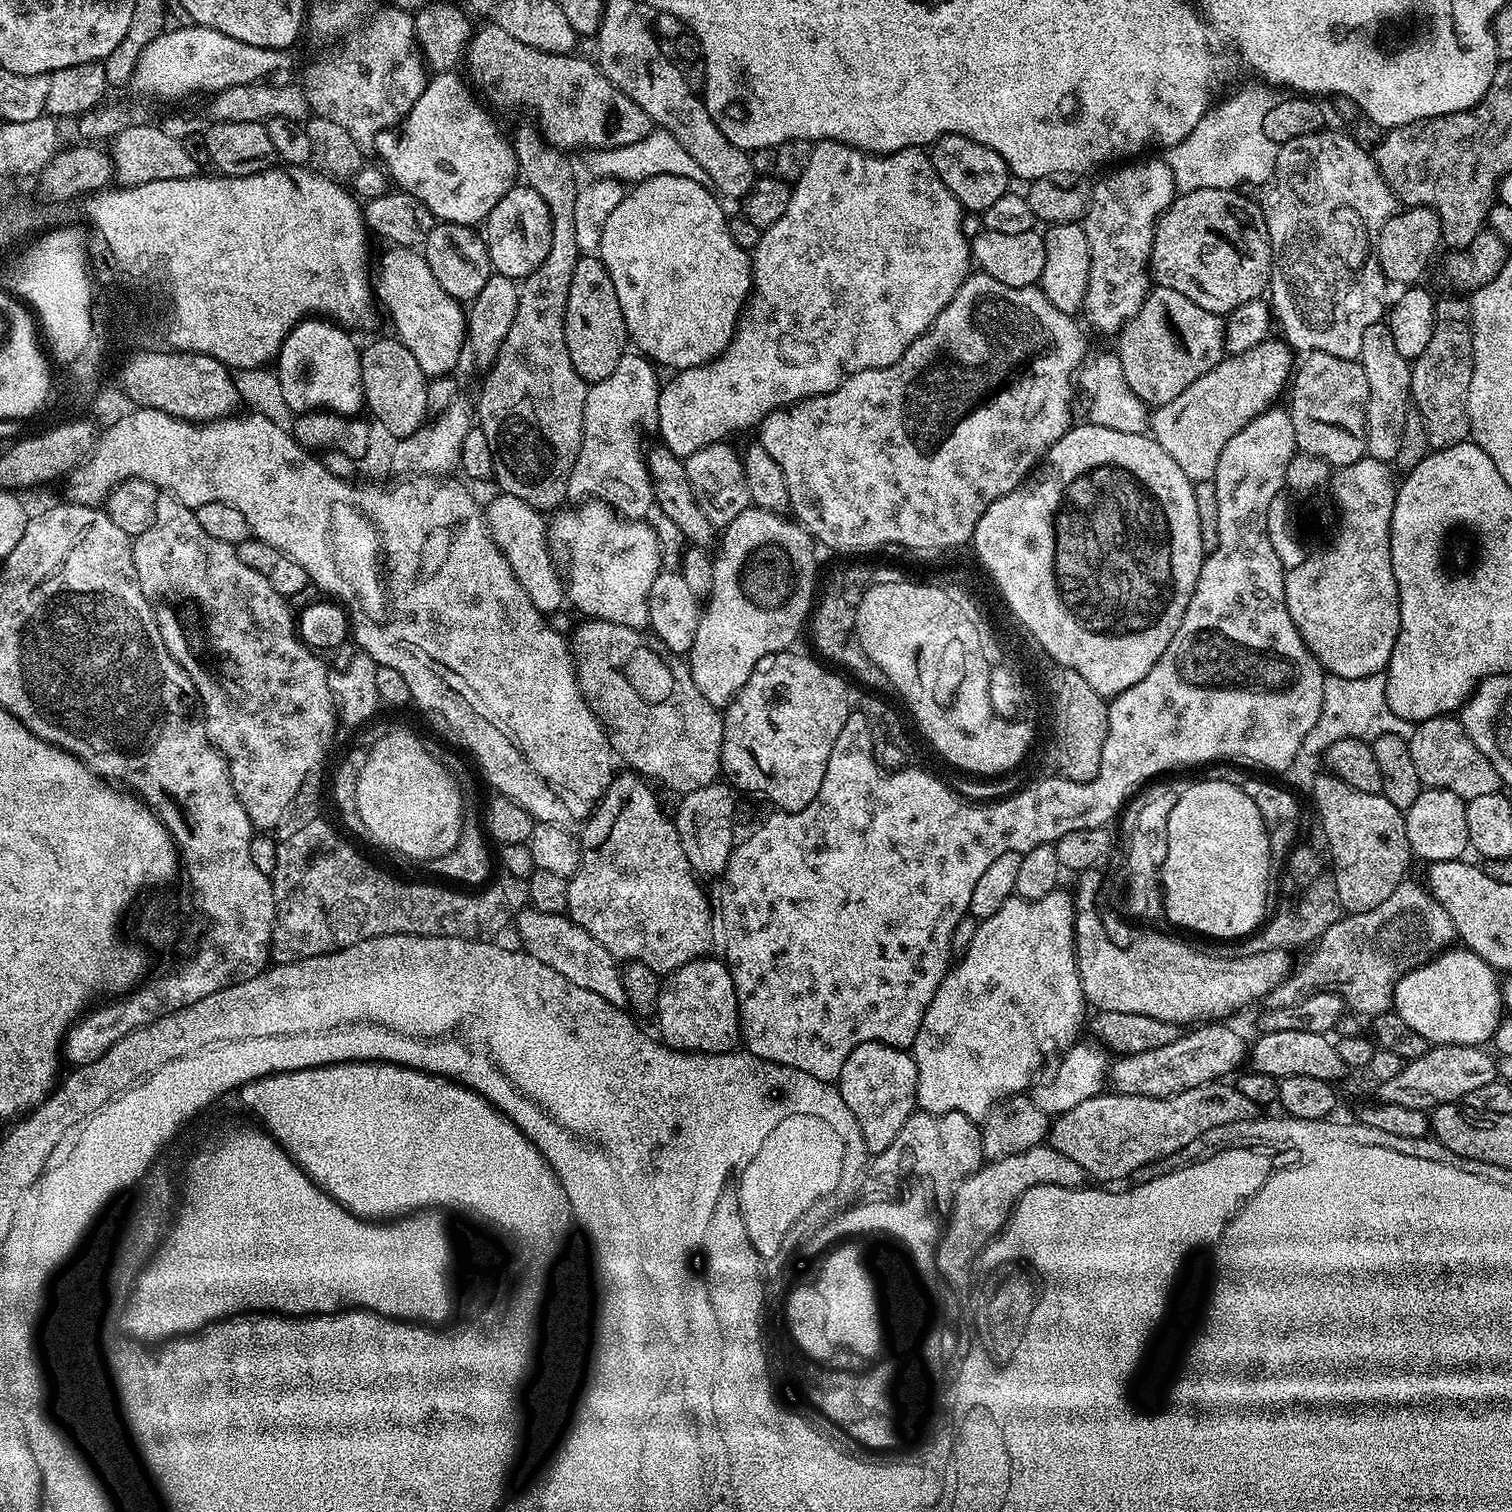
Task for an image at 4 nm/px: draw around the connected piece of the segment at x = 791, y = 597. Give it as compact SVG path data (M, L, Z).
M749 506L746 510L742 510L742 514L738 514L738 518L734 518L734 522L730 522L726 525L723 529L722 535L719 537L718 547L715 549L714 559L712 561L714 574L713 590L709 593L706 603L703 605L700 613L698 638L694 638L692 651L687 653L686 656L688 671L692 673L692 681L698 686L702 698L706 698L706 702L710 702L717 710L723 709L727 706L727 704L739 694L742 690L742 686L746 686L746 682L750 678L754 666L758 666L758 662L762 658L766 658L775 652L787 652L793 647L793 645L795 645L792 643L795 642L796 635L800 632L800 627L802 627L803 624L805 627L806 621L809 619L810 613L813 611L814 597L818 592L818 584L816 588L817 545L799 523L793 522L791 519L788 519L789 521L783 520L784 518L785 517L779 513L767 512L764 508Z

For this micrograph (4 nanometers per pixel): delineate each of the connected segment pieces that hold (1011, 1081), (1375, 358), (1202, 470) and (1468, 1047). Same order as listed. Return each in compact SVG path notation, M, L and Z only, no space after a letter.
M1057 890L1046 894L1046 898L1037 900L1024 900L1021 896L1012 895L1011 898L990 918L979 921L976 925L976 933L970 942L970 946L964 949L960 965L953 967L944 981L938 986L930 1006L924 1011L924 1017L920 1023L920 1029L910 1049L913 1060L916 1061L916 1103L921 1109L925 1108L928 1114L959 1114L972 1122L983 1121L989 1108L1008 1096L1019 1096L1027 1093L1037 1077L1037 1073L1044 1068L1047 1056L1055 1048L1063 1049L1071 1045L1077 1039L1076 1031L1084 1020L1084 1008L1086 1001L1082 982L1076 965L1076 905L1071 891Z
M1387 323L1370 326L1362 334L1362 350L1359 354L1362 371L1366 373L1368 401L1366 402L1366 422L1364 423L1364 450L1373 460L1392 462L1398 454L1405 429L1406 416L1410 411L1410 378L1412 365L1409 360L1398 354L1394 337Z
M1269 338L1254 346L1245 352L1239 352L1231 358L1225 358L1220 361L1218 366L1214 366L1202 378L1190 382L1174 402L1153 407L1150 412L1150 435L1152 439L1182 466L1182 474L1190 481L1198 480L1215 480L1216 471L1218 470L1218 458L1222 450L1226 450L1226 442L1246 426L1254 418L1258 418L1267 408L1273 407L1280 395L1285 395L1290 381L1294 375L1294 352L1283 339Z
M1441 1044L1429 1047L1428 1052L1422 1054L1422 1058L1407 1061L1404 1068L1394 1078L1379 1081L1379 1103L1431 1110L1439 1104L1463 1101L1465 1099L1463 1096L1468 1096L1471 1092L1478 1091L1479 1088L1487 1089L1498 1080L1497 1057L1491 1051L1488 1051L1489 1053L1484 1051L1488 1050L1474 1044Z

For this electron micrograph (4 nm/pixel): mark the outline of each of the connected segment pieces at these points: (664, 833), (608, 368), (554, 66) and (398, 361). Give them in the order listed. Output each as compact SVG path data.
M627 774L628 776L617 775L612 783L608 785L607 792L604 797L597 803L593 813L588 817L583 825L582 832L586 837L587 843L580 849L580 865L578 870L568 880L568 910L567 917L573 923L578 925L582 930L586 930L598 942L602 942L602 946L606 946L606 950L610 950L610 954L616 957L620 962L631 962L635 959L640 960L646 966L650 966L650 970L661 974L671 974L684 964L689 964L692 960L699 960L709 955L708 947L712 944L712 924L714 928L714 908L708 905L708 900L704 897L704 892L700 889L701 881L693 872L690 862L686 858L686 850L682 850L682 842L678 838L678 830L676 829L675 819L671 815L664 813L664 808L660 805L660 800L651 792L649 781L641 778L636 774Z
M581 255L578 266L574 266L574 278L570 278L570 294L566 298L566 350L570 350L574 370L578 370L589 386L610 378L614 366L626 354L624 343L627 345L629 340L622 306L618 306L618 294L606 266L599 255Z
M485 23L484 28L477 27L473 31L467 49L462 57L463 63L468 63L467 75L472 75L471 83L482 93L483 99L493 109L516 108L521 104L524 108L532 108L534 115L540 119L539 131L543 132L548 143L561 150L568 148L582 148L581 150L616 148L630 146L642 138L646 138L648 132L653 131L652 119L618 86L614 86L606 78L599 63L591 59L583 60L580 54L550 54L538 50L534 46L526 46L518 42L518 38L510 38L506 30L497 24Z
M395 338L376 340L363 345L360 354L364 402L367 411L372 411L371 419L381 423L395 434L398 440L414 434L423 428L430 413L426 402L429 377L425 376L418 358L406 350L406 346Z

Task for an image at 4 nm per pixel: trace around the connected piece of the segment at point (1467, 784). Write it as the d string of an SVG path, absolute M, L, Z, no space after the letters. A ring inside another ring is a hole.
M1451 715L1419 721L1408 740L1408 749L1414 770L1418 770L1418 778L1424 788L1450 790L1450 794L1458 794L1458 798L1466 802L1478 798L1478 794L1501 791L1502 781L1494 766L1467 736L1459 719Z

